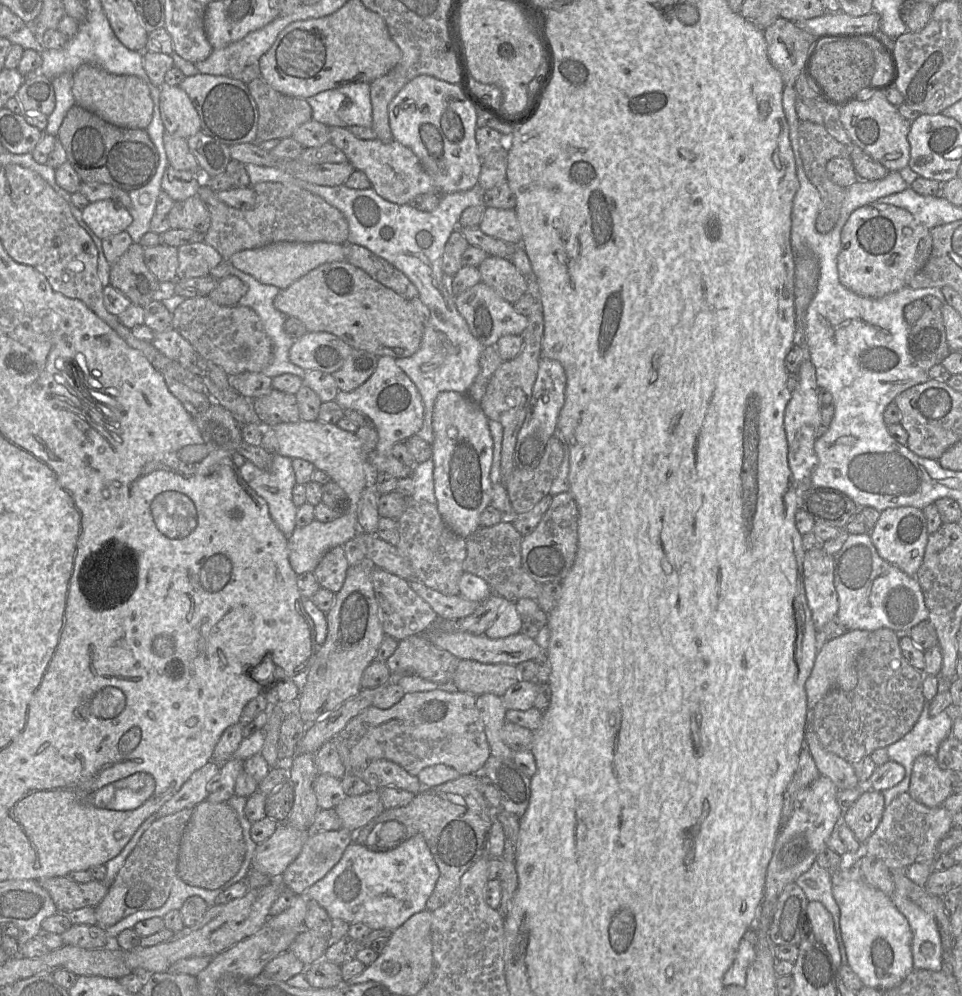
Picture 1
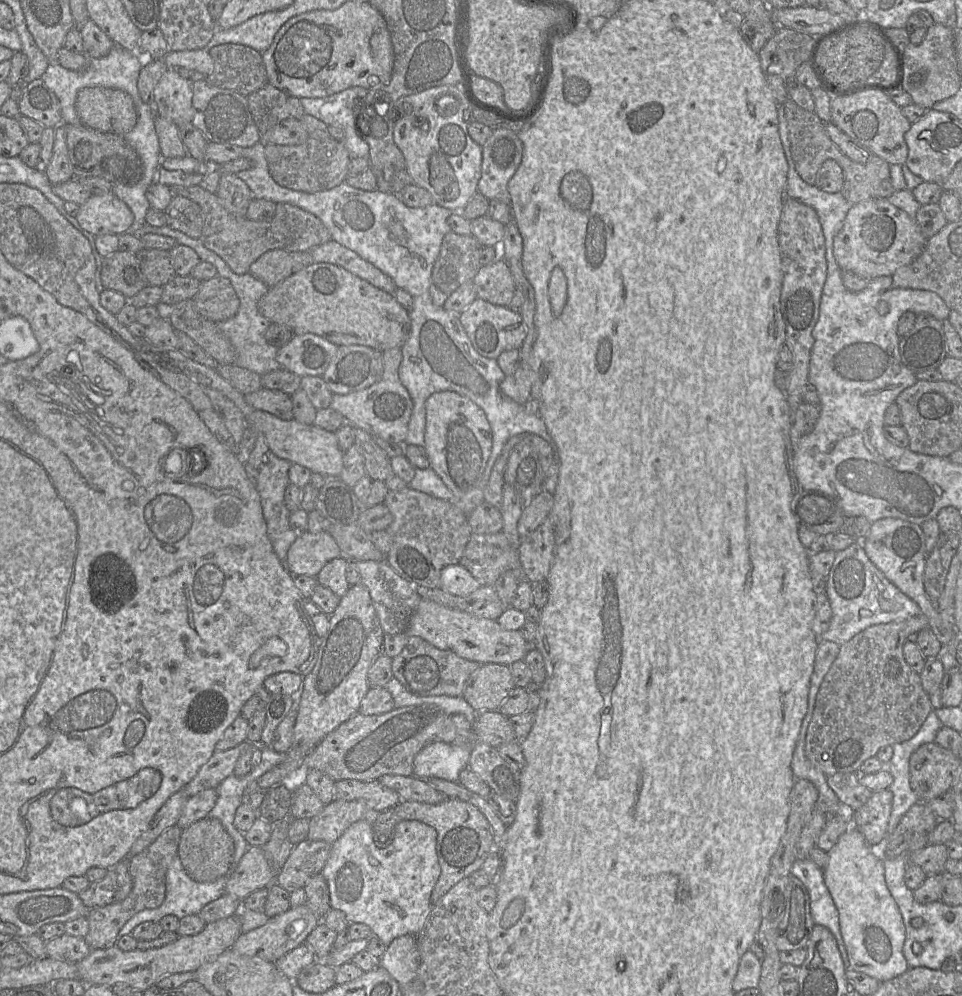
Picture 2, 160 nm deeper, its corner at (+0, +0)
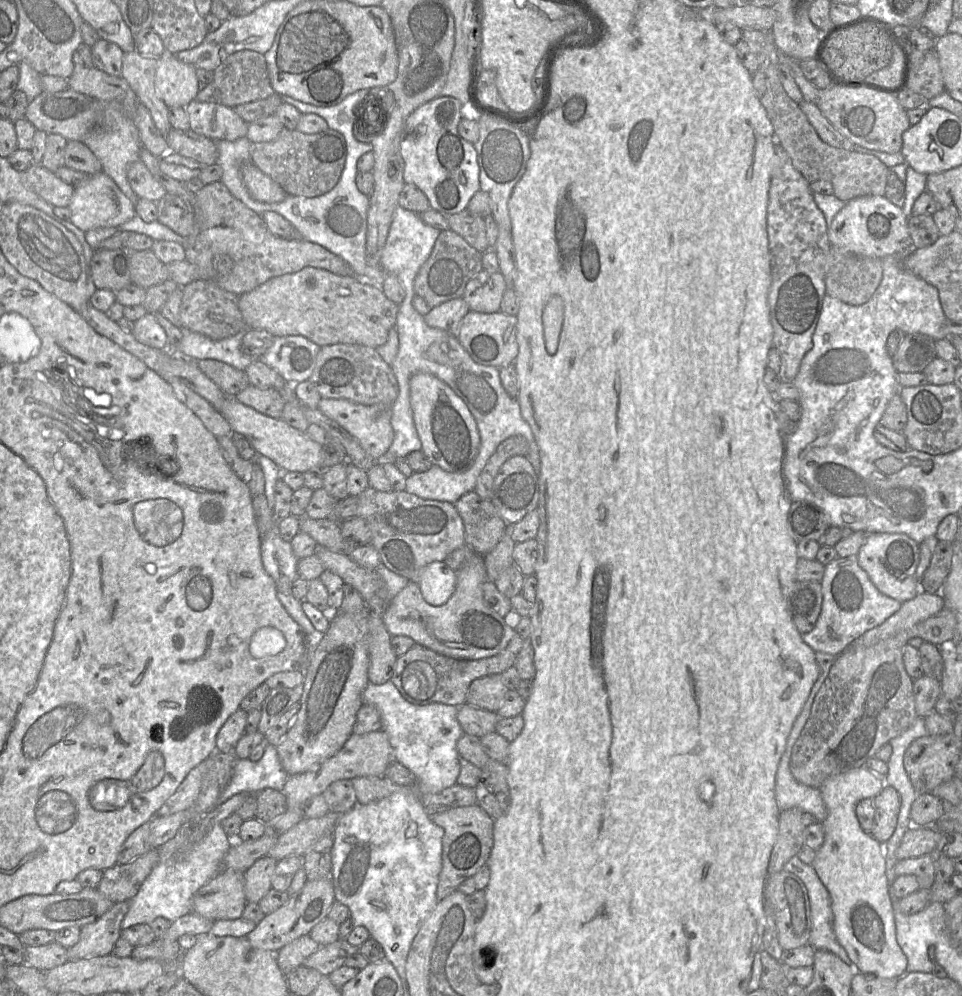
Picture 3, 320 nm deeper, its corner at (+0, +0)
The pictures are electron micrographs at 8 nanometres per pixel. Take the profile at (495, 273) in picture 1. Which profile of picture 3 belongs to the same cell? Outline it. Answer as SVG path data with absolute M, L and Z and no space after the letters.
M482 270L468 281L462 298L471 311L494 313L500 311L508 287L509 284L500 271Z

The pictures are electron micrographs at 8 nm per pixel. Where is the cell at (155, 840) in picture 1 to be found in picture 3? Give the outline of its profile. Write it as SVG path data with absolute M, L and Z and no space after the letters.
M129 901L114 903L96 921L81 927L78 942L67 949L68 961L111 954L121 935L121 923L129 909Z

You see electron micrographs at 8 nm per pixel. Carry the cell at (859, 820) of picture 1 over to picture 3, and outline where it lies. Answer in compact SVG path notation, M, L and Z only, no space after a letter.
M886 785L873 800L876 813L871 835L879 843L885 844L892 837L897 826L900 796L895 788Z

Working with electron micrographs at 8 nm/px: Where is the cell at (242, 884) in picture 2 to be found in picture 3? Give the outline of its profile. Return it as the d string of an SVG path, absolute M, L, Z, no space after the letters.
M223 869L202 886L192 898L192 912L214 922L242 918L248 902L244 892L244 873Z

